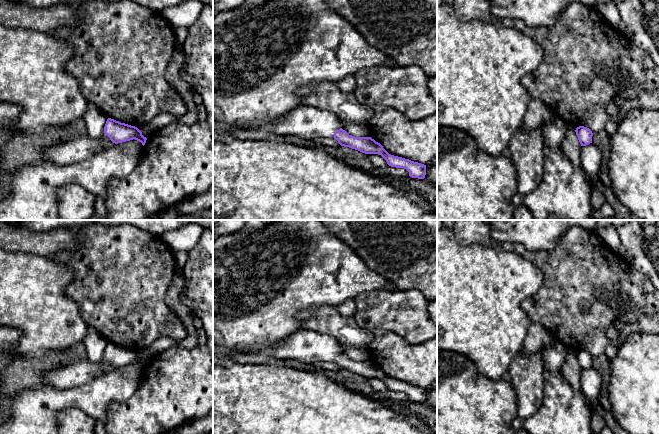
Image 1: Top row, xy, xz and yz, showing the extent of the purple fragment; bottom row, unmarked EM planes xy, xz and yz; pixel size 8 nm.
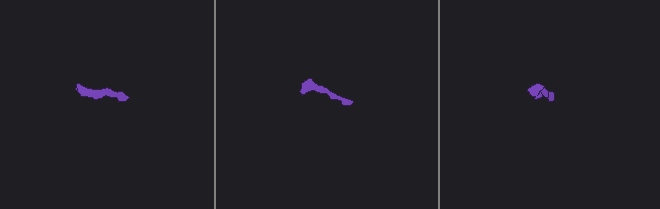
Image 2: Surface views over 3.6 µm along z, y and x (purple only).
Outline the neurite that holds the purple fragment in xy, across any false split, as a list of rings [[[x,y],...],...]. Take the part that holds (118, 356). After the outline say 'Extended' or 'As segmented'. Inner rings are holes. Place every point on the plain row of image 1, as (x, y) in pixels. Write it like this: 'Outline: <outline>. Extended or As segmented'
Outline: [[[108,342],[104,351],[102,364],[93,362],[87,357],[62,367],[52,367],[43,372],[42,385],[53,389],[64,390],[80,386],[103,374],[102,367],[111,364],[118,368],[130,364],[137,364],[144,370],[147,362],[135,350],[121,347]]]. Extended

